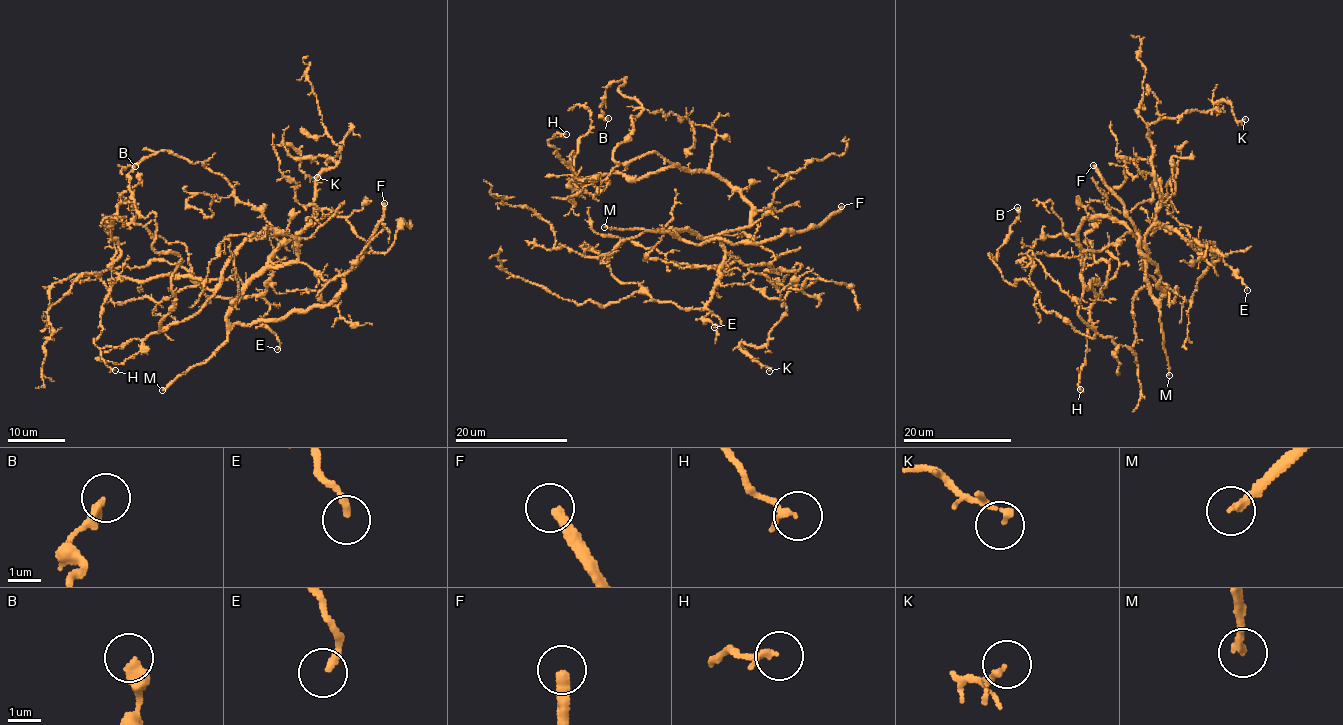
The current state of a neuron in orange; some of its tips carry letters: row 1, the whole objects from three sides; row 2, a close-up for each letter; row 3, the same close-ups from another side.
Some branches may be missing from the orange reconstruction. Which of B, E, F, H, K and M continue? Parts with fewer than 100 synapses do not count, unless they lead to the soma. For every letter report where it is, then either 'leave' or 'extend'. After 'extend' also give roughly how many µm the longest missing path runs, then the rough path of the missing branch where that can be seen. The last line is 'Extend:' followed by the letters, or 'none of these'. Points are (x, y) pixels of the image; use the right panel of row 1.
B: at (1017, 207); leave
E: at (1247, 290); leave
F: at (1093, 165); extend; about 60 µm are missing; missing branch runs (1093, 165), (1080, 128), (1097, 128), (1045, 139), (1025, 221), (1002, 238), (1013, 257)
H: at (1080, 389); leave
K: at (1245, 119); leave
M: at (1169, 375); extend; about 120 µm are missing
Extend: F, M

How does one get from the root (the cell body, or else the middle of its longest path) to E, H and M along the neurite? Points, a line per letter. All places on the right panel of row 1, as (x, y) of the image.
E: (1111, 220), (1119, 221), (1141, 241), (1153, 225), (1169, 225), (1189, 241), (1200, 242), (1223, 256), (1247, 290)
H: (1111, 220), (1092, 217), (1078, 231), (1082, 283), (1087, 289), (1096, 281), (1100, 296), (1090, 310), (1080, 389)
M: (1111, 220), (1119, 221), (1146, 249), (1146, 281), (1160, 313), (1169, 375)

